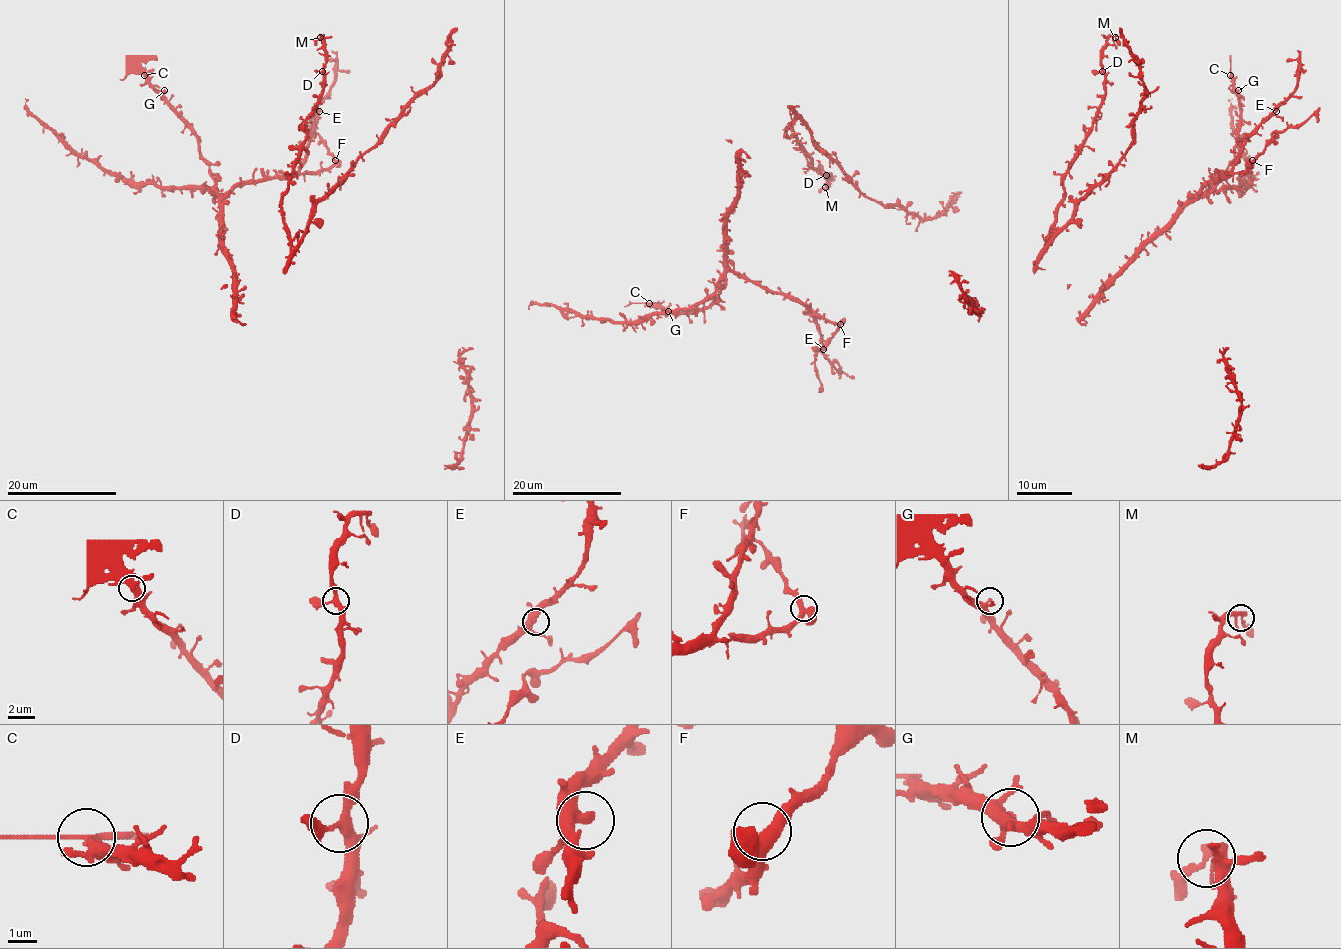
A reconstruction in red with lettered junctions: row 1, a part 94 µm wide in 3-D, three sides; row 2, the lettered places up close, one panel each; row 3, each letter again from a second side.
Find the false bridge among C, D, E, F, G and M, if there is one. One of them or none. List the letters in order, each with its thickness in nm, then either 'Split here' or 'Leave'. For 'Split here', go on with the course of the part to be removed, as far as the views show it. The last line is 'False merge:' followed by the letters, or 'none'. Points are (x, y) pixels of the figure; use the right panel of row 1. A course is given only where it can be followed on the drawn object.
C: Thickness 280 nm. Split here. Course of the part to remove: (1230, 75), (1230, 58)
D: Thickness 300 nm. Leave
E: Thickness 360 nm. Leave
F: Thickness 400 nm. Leave
G: Thickness 280 nm. Leave
M: Thickness 260 nm. Leave
False merge: C

